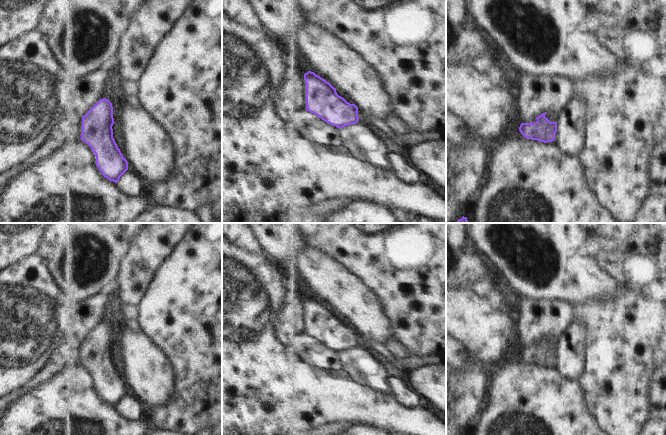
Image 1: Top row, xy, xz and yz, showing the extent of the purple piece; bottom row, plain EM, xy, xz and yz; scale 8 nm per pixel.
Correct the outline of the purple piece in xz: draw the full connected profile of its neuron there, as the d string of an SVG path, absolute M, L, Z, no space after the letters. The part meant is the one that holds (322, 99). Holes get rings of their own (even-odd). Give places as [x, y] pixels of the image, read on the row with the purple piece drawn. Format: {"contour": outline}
{"contour": "M311 71L304 74L304 80L307 111L339 129L358 123L358 107L339 96L329 82Z"}

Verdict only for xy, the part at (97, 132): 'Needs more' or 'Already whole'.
Already whole

